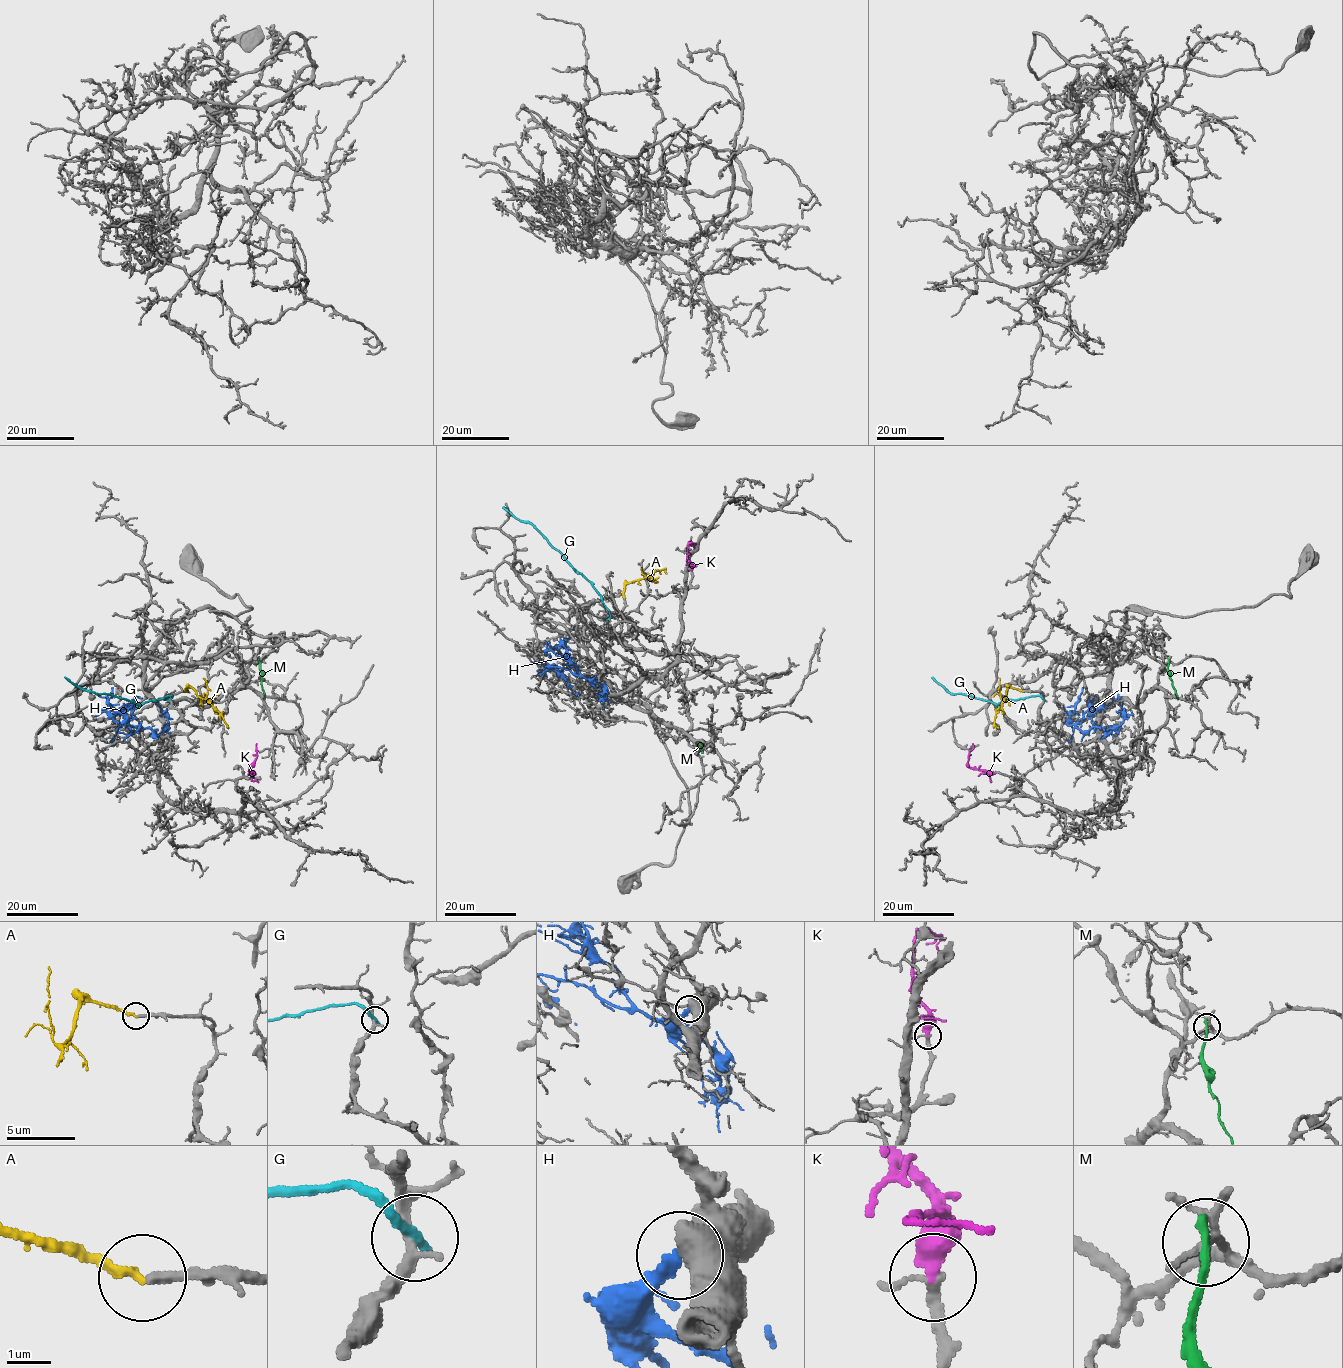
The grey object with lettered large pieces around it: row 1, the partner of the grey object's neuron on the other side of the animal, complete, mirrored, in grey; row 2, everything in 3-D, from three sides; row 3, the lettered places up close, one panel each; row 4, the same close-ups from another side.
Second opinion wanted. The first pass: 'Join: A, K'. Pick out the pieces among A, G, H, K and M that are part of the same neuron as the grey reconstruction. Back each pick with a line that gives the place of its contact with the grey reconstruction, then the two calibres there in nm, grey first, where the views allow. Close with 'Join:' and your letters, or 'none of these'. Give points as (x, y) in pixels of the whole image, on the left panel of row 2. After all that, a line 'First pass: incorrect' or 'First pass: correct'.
A: contact (186, 691); calibres 280 and 240 nm
K: contact (253, 773); calibres 180 and 440 nm
Join: A, K
First pass: correct

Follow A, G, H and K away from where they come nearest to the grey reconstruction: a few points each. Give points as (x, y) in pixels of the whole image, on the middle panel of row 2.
A: (624, 597), (627, 583), (664, 569), (667, 573)
G: (607, 619), (609, 610), (589, 581), (533, 525), (516, 519), (503, 506)
H: (595, 676), (591, 679), (579, 672), (563, 642), (546, 652), (549, 657)
K: (691, 569), (687, 545), (694, 543), (694, 547)

